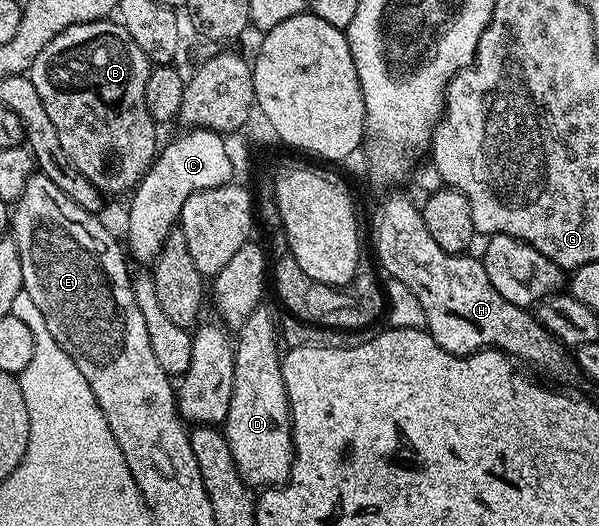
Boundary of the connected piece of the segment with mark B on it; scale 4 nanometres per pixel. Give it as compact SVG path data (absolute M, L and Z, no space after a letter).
M115 20L82 22L65 28L65 32L61 32L56 38L49 40L49 44L45 44L45 48L41 48L41 52L31 65L29 71L31 83L33 88L37 88L37 96L41 96L41 104L45 104L45 116L49 116L49 120L53 120L53 128L57 128L57 140L61 140L61 148L65 148L65 156L71 161L71 165L77 168L77 172L81 172L81 176L85 176L85 180L92 182L104 195L123 193L126 195L128 192L134 191L146 176L147 169L155 162L156 153L160 149L161 141L159 142L159 134L155 131L157 123L149 112L145 100L145 88L152 69L153 63L141 48L141 44L137 44L137 40L133 40L133 36L126 28Z

